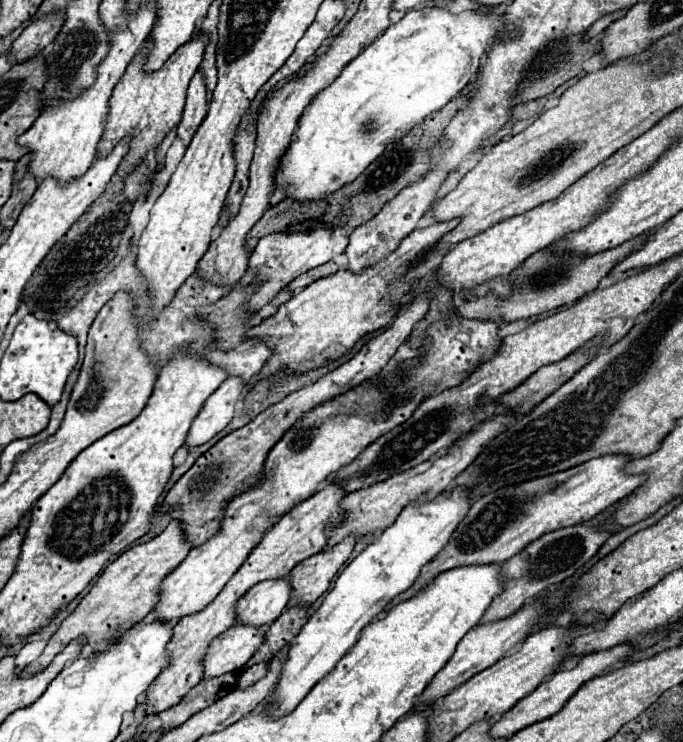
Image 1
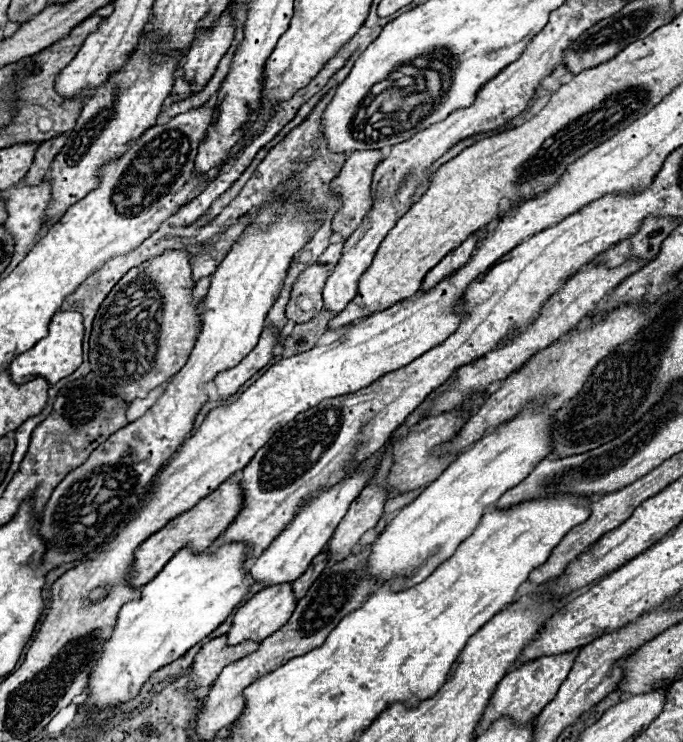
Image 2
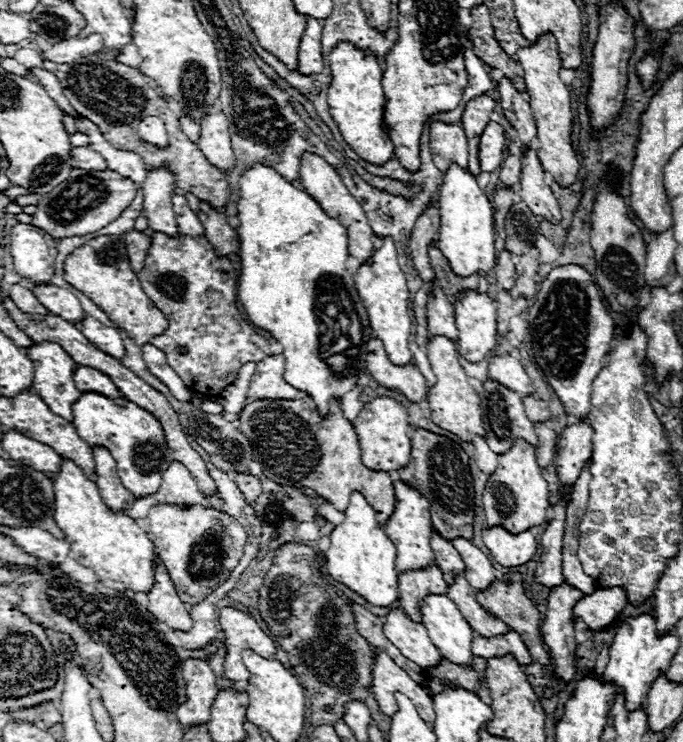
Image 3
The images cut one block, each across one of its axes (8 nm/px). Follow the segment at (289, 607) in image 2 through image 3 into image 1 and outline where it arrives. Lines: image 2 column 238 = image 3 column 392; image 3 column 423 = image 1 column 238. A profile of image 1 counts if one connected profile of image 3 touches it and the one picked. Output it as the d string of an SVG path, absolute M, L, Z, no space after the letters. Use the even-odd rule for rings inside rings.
M268 624L256 626L232 626L228 632L220 634L208 648L204 664L204 676L220 676L222 672L232 672L248 662L248 658L264 640Z

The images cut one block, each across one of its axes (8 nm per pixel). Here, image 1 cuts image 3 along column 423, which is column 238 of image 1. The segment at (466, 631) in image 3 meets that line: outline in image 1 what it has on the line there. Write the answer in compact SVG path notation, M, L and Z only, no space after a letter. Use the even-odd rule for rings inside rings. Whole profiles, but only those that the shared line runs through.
M290 576L272 578L256 584L236 604L238 624L272 624L272 620L276 620L280 612L286 610L290 594Z

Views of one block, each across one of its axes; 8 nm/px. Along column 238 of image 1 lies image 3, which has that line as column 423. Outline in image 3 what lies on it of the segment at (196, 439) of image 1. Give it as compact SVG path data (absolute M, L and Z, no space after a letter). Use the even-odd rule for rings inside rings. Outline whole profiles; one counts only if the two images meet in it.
M370 338L366 342L366 370L372 374L372 378L378 384L404 394L408 400L412 402L426 400L428 384L424 376L420 374L418 366L416 364L408 364L408 366L392 364L378 338Z

